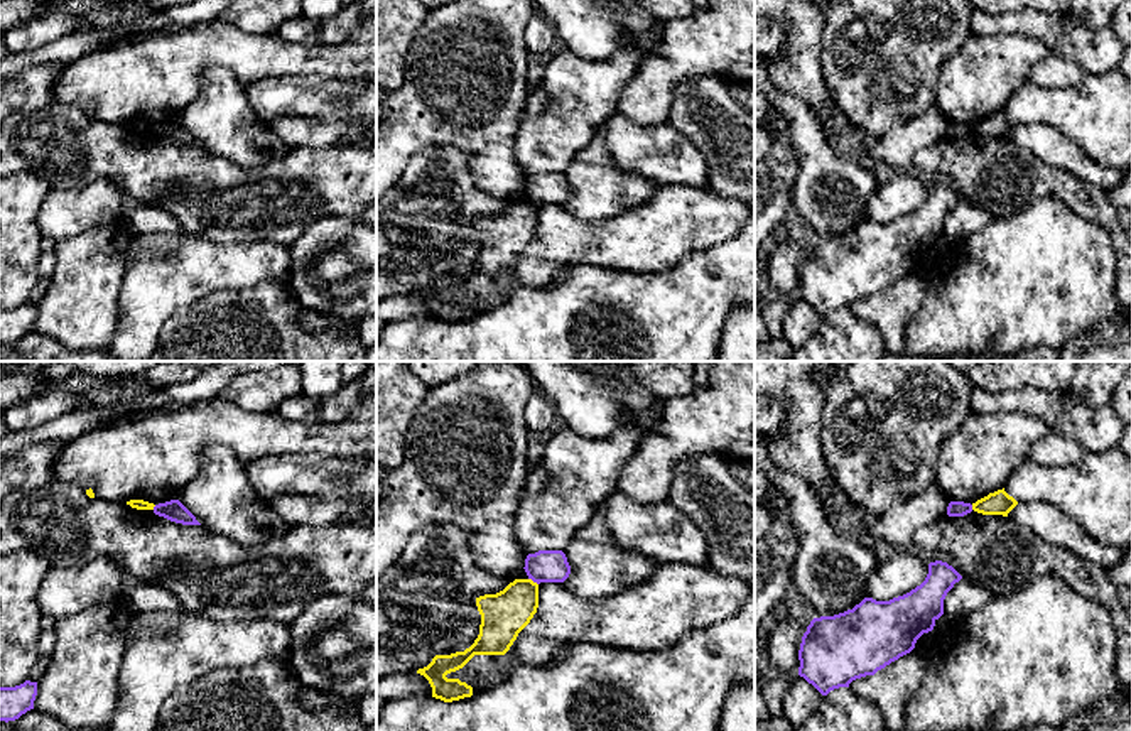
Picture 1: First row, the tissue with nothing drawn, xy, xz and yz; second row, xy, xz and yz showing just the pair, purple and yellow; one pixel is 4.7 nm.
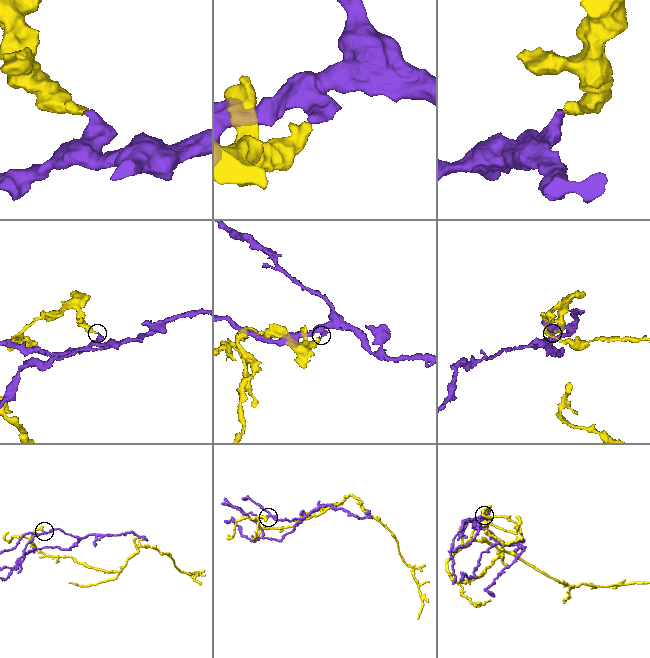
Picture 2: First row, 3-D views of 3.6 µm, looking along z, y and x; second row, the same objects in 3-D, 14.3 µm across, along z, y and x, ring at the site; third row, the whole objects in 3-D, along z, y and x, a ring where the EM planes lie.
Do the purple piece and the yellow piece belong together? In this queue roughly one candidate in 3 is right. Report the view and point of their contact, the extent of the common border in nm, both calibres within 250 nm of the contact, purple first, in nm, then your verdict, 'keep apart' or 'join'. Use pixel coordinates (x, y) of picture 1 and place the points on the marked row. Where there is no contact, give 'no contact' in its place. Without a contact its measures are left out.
xz (534, 581) | 60 nm | 160/220 nm | keep apart

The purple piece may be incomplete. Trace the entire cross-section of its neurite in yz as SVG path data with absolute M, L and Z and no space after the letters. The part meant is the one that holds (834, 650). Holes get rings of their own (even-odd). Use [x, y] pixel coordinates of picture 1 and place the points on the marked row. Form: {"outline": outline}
{"outline": "M947 562L928 564L925 581L910 593L890 601L864 598L852 609L834 616L814 618L802 636L798 650L798 675L822 696L839 687L849 687L856 679L874 675L915 648L917 640L933 630L944 615L944 599L962 576Z"}

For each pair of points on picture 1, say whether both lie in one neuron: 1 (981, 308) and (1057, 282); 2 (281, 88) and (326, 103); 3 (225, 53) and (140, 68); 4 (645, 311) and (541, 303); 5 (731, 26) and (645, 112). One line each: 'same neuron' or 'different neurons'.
1: same neuron
2: same neuron
3: same neuron
4: same neuron
5: same neuron

